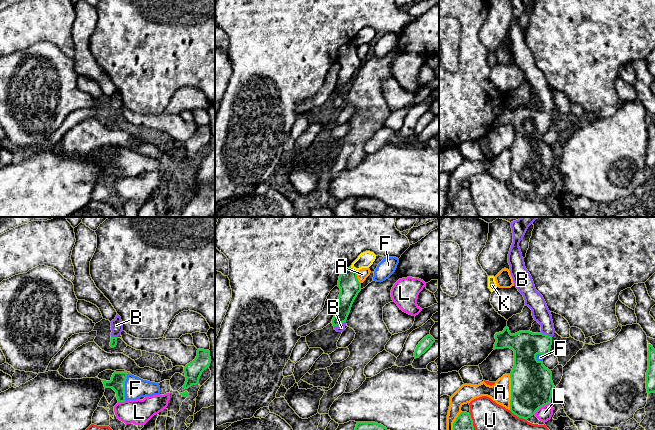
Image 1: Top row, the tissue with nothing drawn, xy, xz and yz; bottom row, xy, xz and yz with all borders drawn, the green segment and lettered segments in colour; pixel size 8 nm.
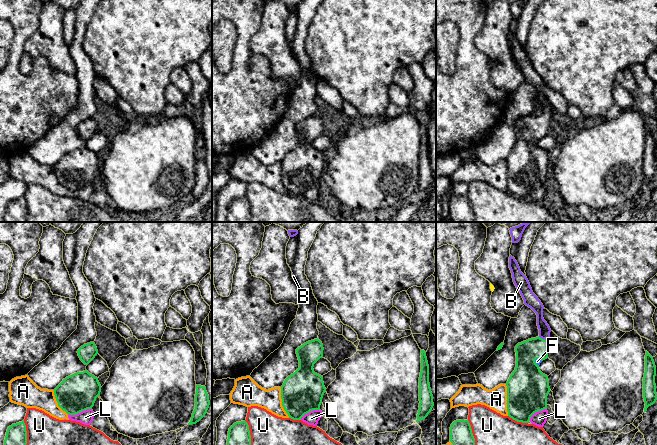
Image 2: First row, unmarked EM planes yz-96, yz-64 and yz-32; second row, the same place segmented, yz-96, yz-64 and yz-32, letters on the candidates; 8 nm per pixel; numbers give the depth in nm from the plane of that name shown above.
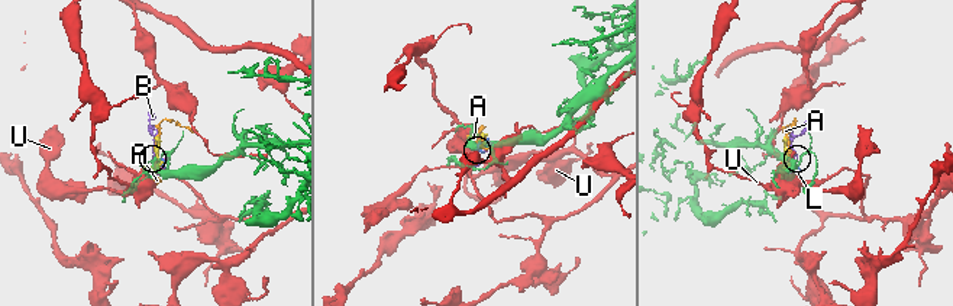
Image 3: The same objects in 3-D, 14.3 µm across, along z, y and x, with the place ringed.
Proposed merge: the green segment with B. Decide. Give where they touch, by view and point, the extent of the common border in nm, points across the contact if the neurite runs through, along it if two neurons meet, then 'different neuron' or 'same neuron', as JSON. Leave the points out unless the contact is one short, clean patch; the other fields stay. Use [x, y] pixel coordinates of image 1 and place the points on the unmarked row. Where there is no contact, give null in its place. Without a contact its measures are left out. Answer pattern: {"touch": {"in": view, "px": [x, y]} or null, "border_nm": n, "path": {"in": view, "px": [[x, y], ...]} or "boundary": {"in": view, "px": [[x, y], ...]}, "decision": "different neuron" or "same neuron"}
{"touch": {"in": "xz", "px": [339, 100]}, "border_nm": 100, "path": {"in": "xz", "px": [[347, 71], [339, 100], [341, 103]]}, "decision": "same neuron"}

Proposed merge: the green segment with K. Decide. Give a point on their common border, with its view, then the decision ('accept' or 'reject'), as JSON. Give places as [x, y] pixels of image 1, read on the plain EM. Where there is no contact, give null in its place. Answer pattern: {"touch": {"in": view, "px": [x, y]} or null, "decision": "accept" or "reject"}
{"touch": {"in": "xz", "px": [354, 45]}, "decision": "reject"}

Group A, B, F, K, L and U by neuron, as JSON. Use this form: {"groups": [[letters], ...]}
{"groups": [["A", "K", "L"], ["B", "F"], ["U"]]}

